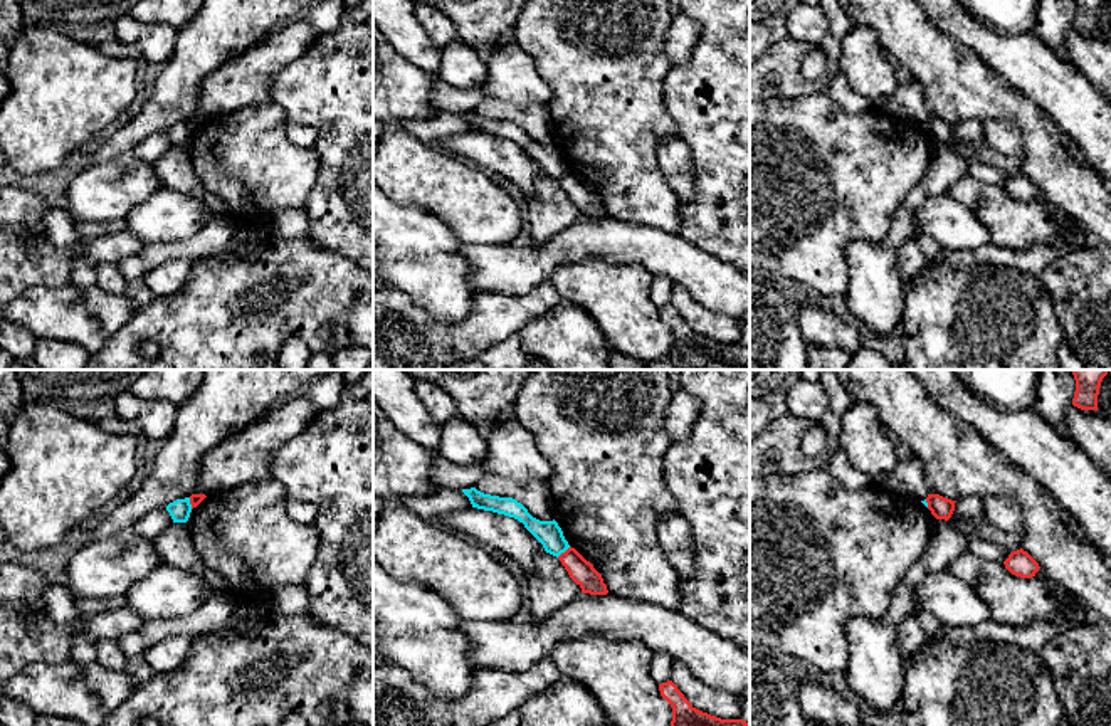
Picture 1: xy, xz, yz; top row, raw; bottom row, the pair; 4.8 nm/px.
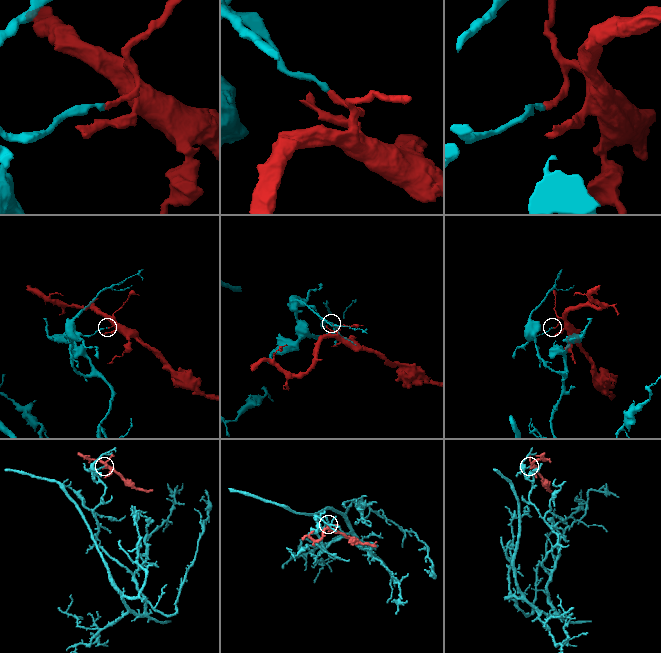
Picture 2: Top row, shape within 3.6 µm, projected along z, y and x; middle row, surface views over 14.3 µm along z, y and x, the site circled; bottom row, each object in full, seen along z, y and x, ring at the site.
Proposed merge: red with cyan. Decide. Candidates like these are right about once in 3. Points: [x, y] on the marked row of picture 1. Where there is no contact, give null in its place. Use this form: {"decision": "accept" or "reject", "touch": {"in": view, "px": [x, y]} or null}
{"decision": "reject", "touch": {"in": "xz", "px": [565, 552]}}

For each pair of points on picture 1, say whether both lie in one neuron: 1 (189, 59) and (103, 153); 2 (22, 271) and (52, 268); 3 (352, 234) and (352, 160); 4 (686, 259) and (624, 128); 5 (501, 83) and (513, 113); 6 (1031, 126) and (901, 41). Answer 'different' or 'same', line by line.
1: same
2: same
3: same
4: different
5: different
6: same

